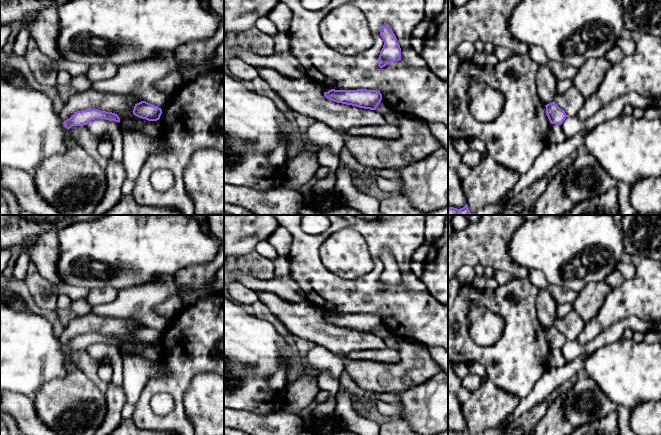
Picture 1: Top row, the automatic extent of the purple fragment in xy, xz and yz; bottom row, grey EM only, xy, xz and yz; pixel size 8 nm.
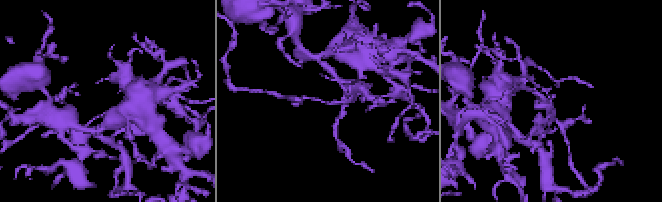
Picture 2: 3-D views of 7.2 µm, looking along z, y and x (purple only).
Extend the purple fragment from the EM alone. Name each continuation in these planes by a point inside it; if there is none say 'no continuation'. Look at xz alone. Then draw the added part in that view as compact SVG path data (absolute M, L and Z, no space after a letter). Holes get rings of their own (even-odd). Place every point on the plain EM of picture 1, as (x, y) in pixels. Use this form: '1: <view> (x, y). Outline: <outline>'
no continuation

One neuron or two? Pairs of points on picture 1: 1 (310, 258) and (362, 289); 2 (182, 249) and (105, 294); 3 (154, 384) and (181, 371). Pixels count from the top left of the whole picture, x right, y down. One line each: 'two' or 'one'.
1: one
2: two
3: one

